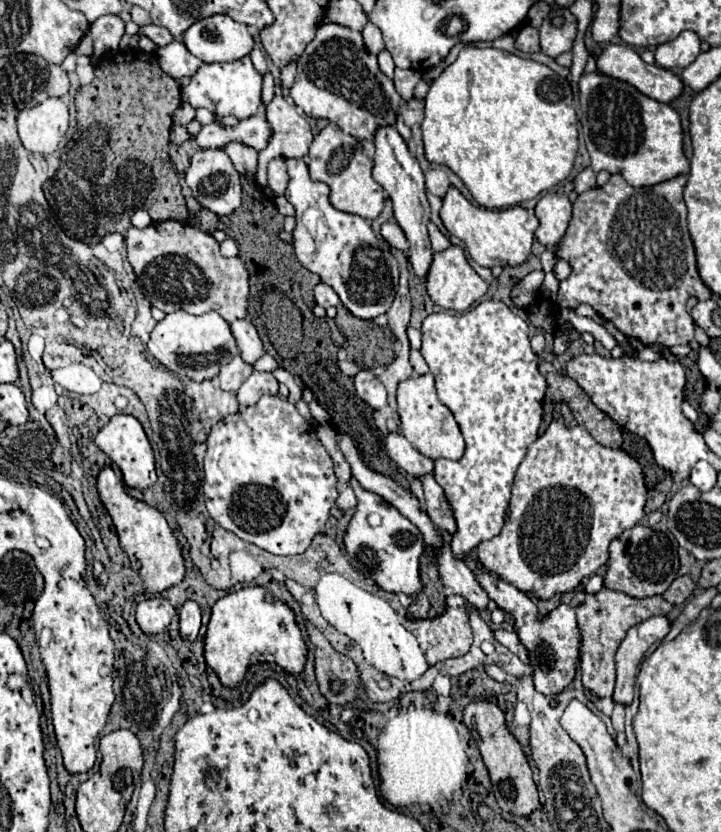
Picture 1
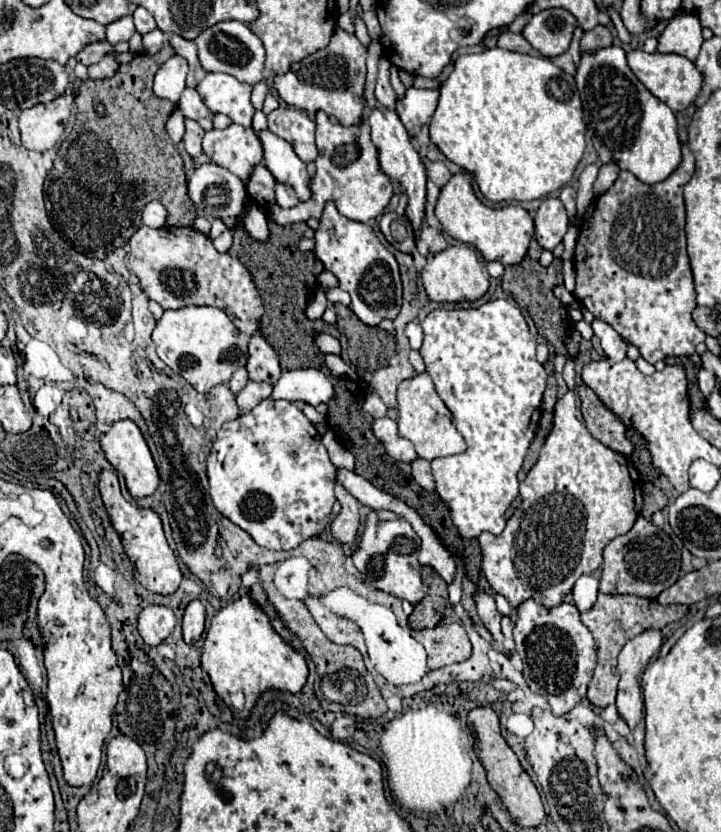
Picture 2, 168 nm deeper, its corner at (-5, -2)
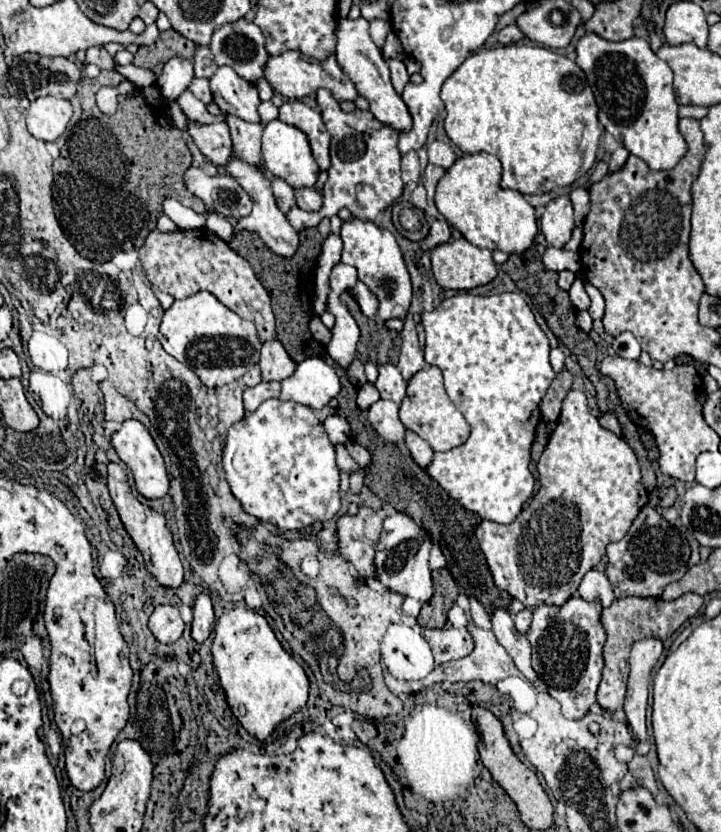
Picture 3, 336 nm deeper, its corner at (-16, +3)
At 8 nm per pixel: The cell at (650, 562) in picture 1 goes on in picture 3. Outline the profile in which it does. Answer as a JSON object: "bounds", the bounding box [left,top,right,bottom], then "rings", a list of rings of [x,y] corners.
{"bounds":[606,505,690,599],"rings":[[[644,505],[622,541],[606,547],[606,577],[618,599],[624,597],[660,597],[668,583],[680,581],[688,569],[690,545],[680,539],[678,529],[668,523],[654,507]]]}

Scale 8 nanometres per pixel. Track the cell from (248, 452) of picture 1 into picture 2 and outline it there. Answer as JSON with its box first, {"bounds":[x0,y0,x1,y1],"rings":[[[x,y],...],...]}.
{"bounds":[207,398,337,550],"rings":[[[267,398],[251,412],[225,422],[217,432],[211,454],[207,456],[207,476],[209,494],[215,508],[241,530],[245,530],[263,548],[293,550],[301,542],[321,534],[329,524],[331,508],[335,504],[333,488],[337,468],[327,456],[319,432],[295,402]]]}

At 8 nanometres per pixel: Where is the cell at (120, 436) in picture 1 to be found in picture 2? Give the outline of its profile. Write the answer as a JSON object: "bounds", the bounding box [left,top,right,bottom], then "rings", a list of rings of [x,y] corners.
{"bounds":[101,420,159,498],"rings":[[[129,420],[115,422],[111,426],[111,430],[107,434],[103,434],[101,448],[103,448],[105,456],[107,456],[107,460],[113,464],[113,468],[125,476],[127,490],[129,490],[129,494],[133,498],[151,496],[157,490],[159,474],[157,474],[151,450],[149,450],[149,446],[147,446],[147,442],[145,442],[145,438],[143,438],[143,434],[141,434],[141,430],[139,430],[139,426],[135,422],[129,422]]]}

